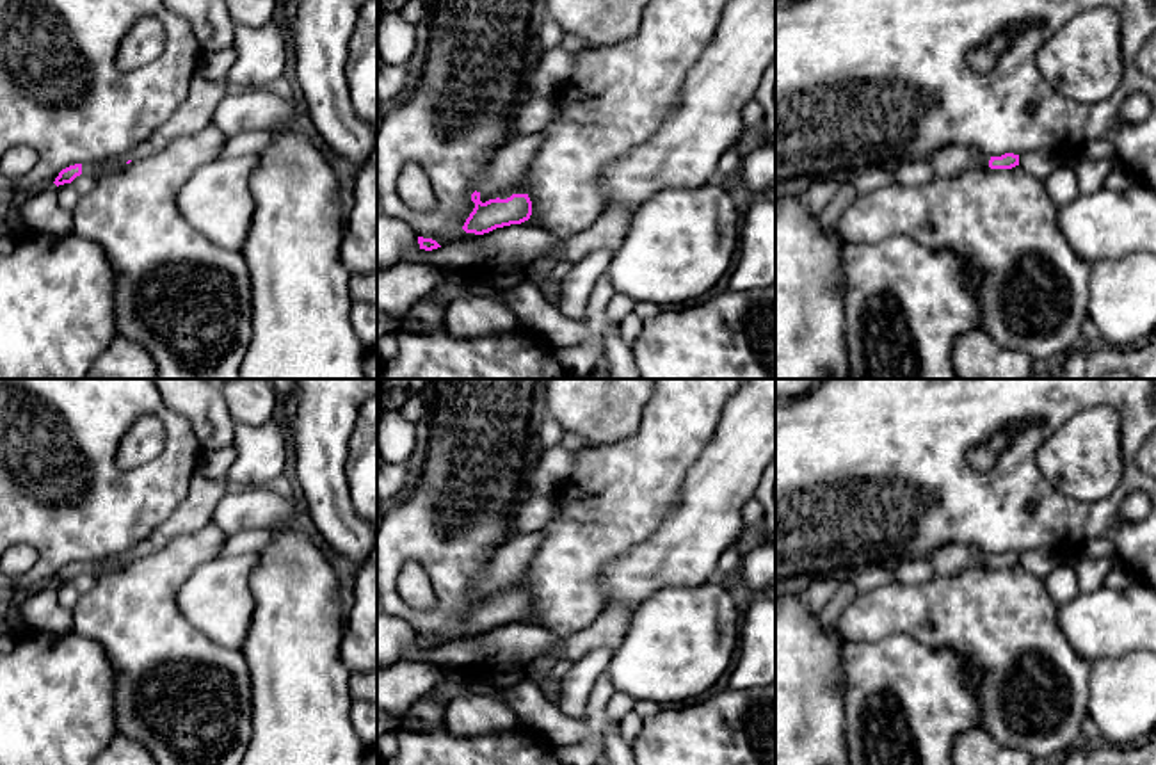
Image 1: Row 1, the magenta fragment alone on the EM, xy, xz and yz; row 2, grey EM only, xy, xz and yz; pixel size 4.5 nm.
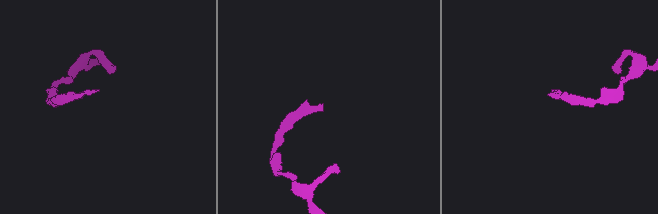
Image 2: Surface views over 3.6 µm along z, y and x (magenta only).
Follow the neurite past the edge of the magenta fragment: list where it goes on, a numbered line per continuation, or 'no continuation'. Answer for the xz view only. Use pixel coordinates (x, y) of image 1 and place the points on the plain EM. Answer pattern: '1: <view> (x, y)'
1: xz (504, 575)

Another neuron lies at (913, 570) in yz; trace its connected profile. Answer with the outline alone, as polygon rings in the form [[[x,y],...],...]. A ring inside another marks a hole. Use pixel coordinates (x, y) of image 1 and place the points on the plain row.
[[[907,559],[895,566],[895,578],[902,584],[925,584],[935,576],[930,559]]]

